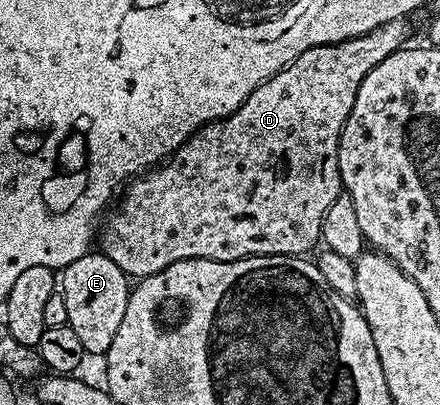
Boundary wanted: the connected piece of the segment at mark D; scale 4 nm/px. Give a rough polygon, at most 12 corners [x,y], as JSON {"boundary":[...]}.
{"boundary":[[408,18],[315,46],[123,187],[104,255],[307,255]]}

